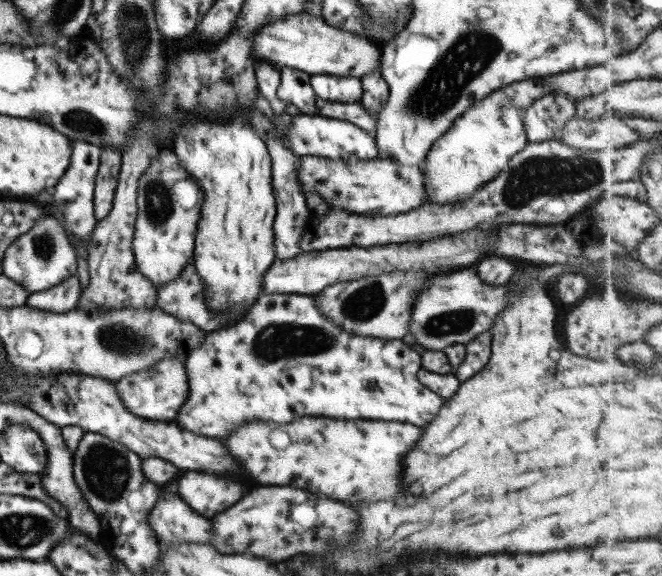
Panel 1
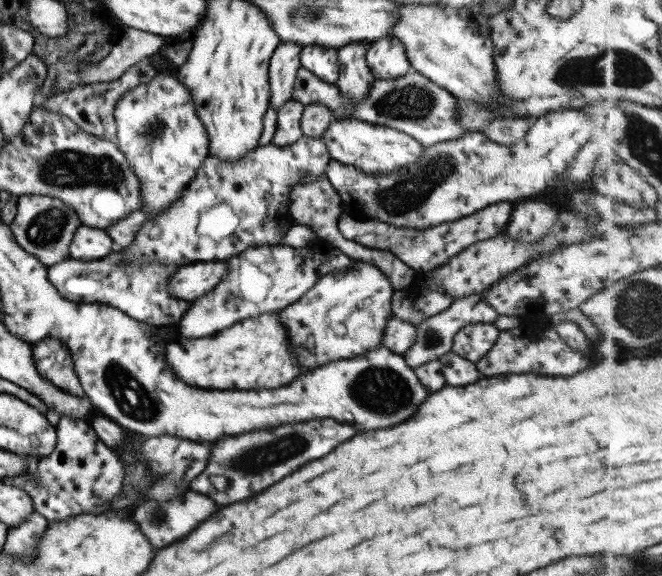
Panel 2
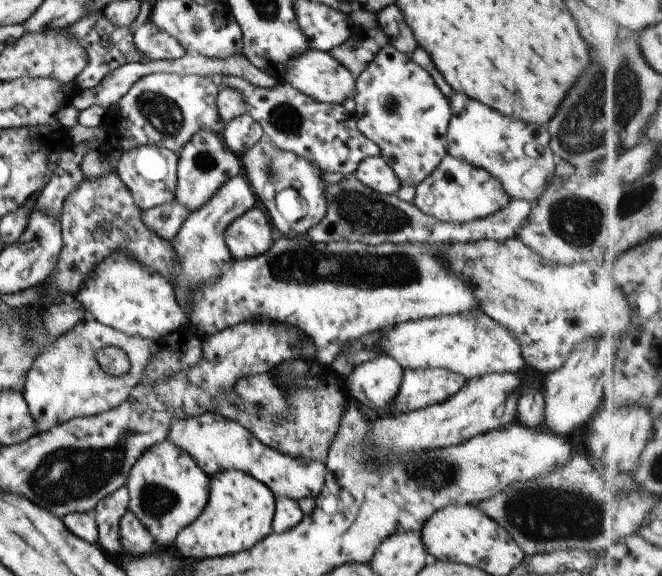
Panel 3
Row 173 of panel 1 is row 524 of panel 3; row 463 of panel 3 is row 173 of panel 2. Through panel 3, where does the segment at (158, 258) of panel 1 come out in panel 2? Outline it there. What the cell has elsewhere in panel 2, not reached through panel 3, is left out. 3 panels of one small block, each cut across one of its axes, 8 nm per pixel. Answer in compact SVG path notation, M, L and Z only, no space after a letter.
M160 70L146 84L140 84L126 91L118 99L113 112L116 124L116 142L119 150L133 167L140 180L144 210L148 216L154 217L162 209L170 207L184 190L184 187L195 178L198 168L209 154L210 140L208 132L197 116L197 109L192 93L186 85L180 83L171 71Z

